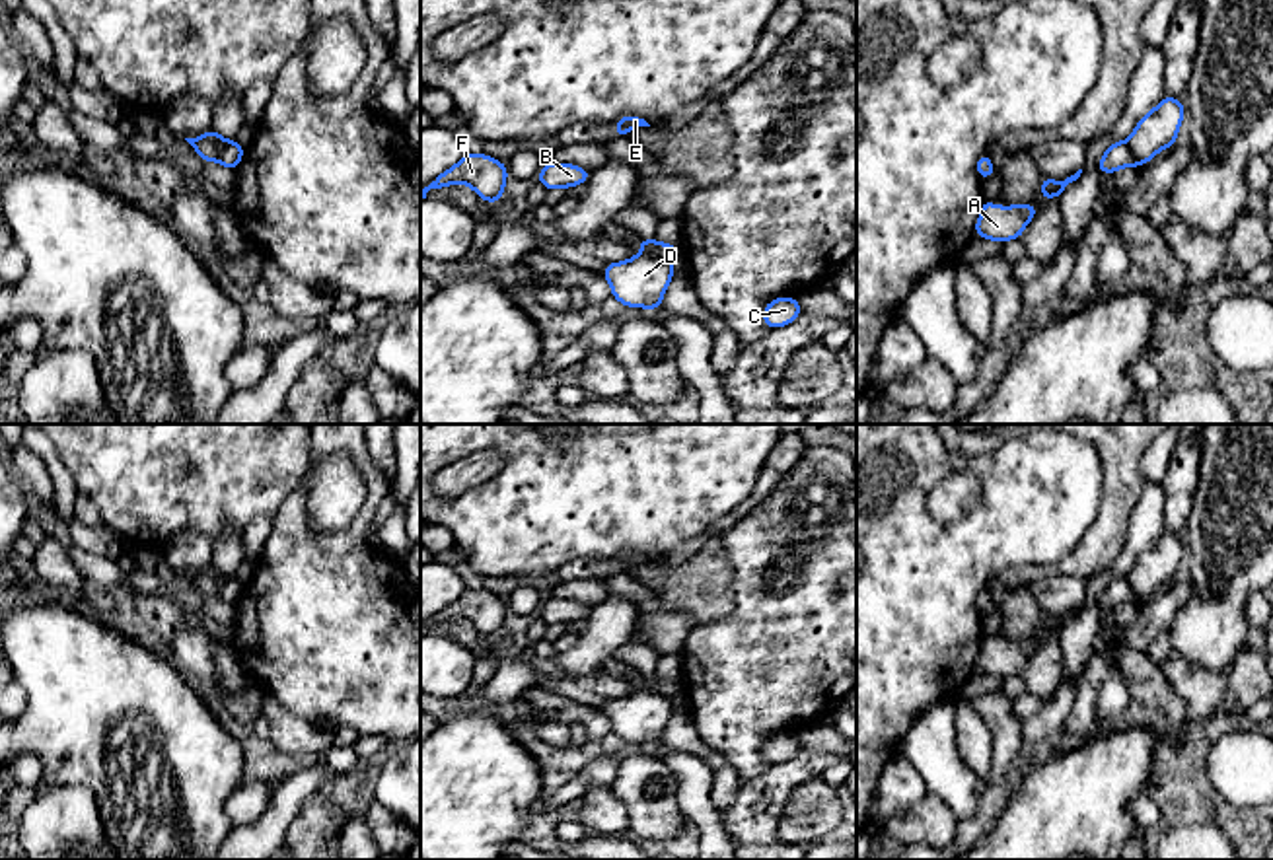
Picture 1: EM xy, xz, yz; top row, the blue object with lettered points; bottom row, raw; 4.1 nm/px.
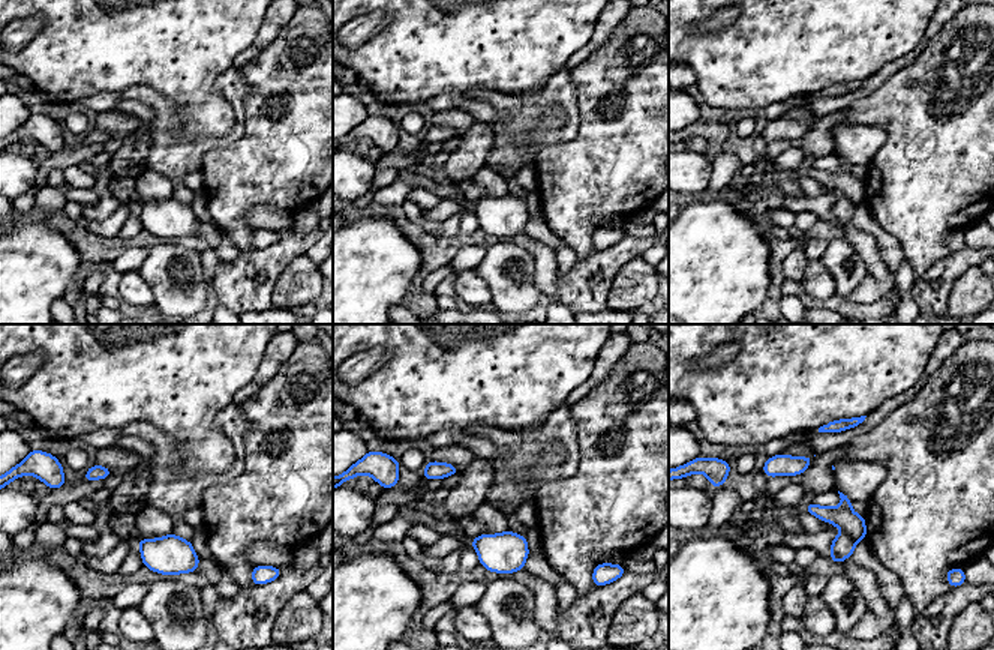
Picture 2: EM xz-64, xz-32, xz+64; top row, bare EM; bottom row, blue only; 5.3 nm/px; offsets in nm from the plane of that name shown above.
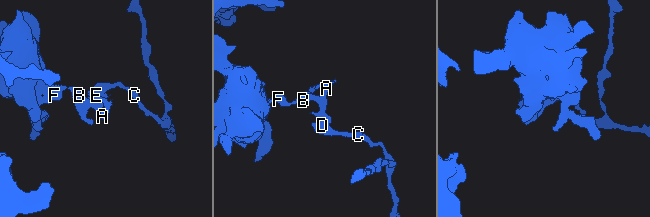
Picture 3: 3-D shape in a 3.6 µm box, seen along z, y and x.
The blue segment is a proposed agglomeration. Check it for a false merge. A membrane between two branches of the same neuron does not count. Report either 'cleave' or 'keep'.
cleave

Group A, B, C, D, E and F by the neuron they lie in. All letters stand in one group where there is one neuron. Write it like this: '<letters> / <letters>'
A B E F / C D

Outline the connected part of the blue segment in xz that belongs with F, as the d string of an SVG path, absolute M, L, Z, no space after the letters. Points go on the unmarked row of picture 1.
M465 590L454 603L440 609L428 623L420 625L420 636L430 625L467 619L487 640L504 632L508 603L485 590Z

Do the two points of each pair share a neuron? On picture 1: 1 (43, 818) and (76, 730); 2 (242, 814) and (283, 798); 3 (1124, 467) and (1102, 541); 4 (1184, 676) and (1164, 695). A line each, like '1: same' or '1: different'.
1: different
2: different
3: same
4: different

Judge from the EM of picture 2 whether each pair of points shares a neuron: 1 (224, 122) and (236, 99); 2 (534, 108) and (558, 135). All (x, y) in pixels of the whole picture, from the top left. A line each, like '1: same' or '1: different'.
1: different
2: same

